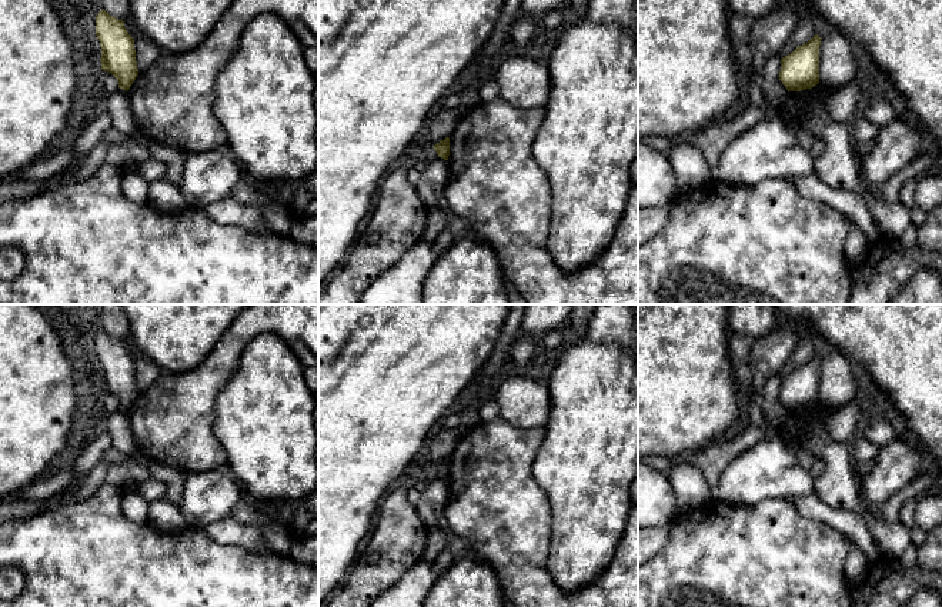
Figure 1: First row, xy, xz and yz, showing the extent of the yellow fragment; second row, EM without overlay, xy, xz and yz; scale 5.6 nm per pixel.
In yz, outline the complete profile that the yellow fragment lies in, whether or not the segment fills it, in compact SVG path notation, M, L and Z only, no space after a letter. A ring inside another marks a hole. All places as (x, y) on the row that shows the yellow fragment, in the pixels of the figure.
M815 34L808 43L782 57L779 80L788 91L812 89L819 83L821 40L822 39Z

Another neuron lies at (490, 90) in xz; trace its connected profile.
M488 80L480 84L478 90L480 90L480 103L490 103L501 97L501 90L495 80Z

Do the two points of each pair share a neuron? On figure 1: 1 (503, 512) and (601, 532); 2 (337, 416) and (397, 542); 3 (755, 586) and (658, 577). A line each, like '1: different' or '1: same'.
1: different
2: different
3: same

